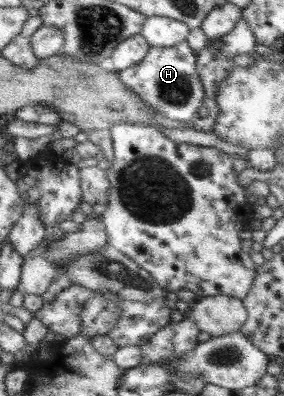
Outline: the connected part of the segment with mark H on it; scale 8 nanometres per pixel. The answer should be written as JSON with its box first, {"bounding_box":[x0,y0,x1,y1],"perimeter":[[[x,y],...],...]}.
{"bounding_box":[118,41,207,122],"perimeter":[[[182,41],[171,47],[152,46],[141,63],[120,70],[118,76],[145,103],[151,104],[157,113],[169,119],[189,122],[198,115],[199,108],[207,97],[207,90],[197,67],[198,53],[188,41]]]}

